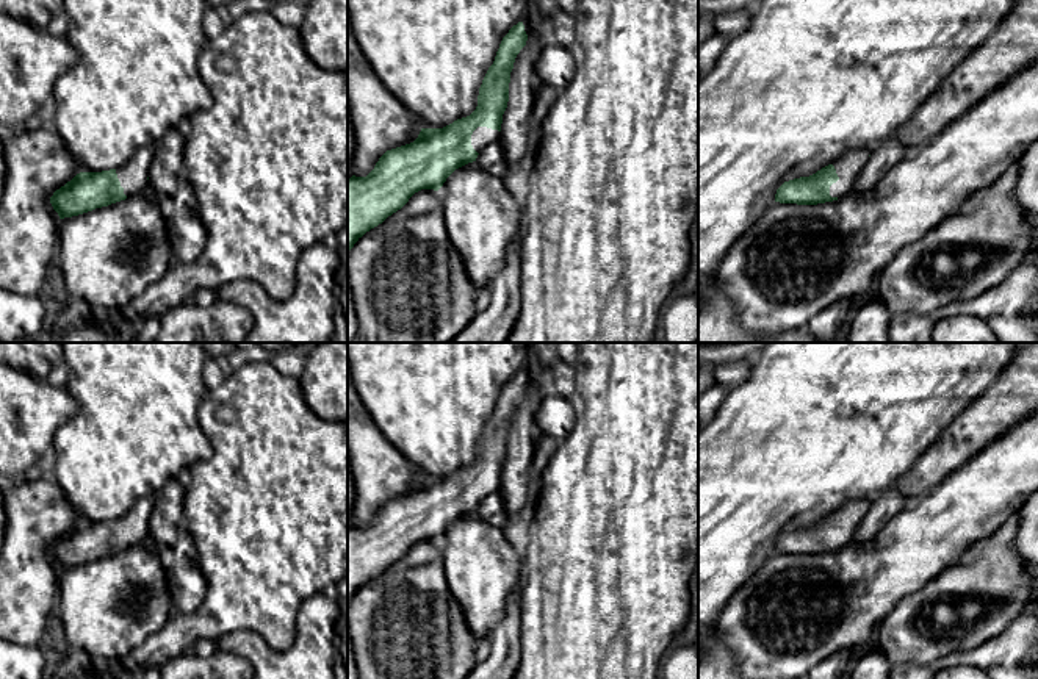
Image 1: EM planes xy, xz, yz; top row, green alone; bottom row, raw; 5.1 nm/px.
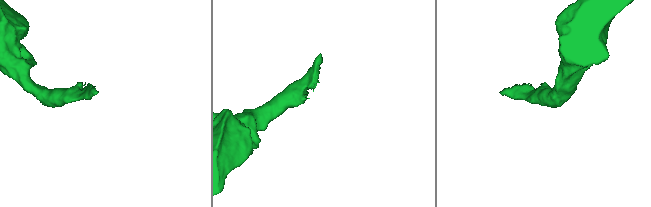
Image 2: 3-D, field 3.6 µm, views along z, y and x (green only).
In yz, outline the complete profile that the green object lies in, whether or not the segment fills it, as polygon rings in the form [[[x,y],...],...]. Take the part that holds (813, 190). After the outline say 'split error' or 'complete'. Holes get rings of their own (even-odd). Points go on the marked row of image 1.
[[[869,149],[850,150],[809,177],[784,181],[775,194],[775,202],[817,205],[833,202],[852,191],[852,186],[869,160]]]; split error

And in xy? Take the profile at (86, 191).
[[[157,144],[142,146],[119,169],[80,172],[50,197],[59,219],[125,200],[149,189],[149,169]]]; split error

